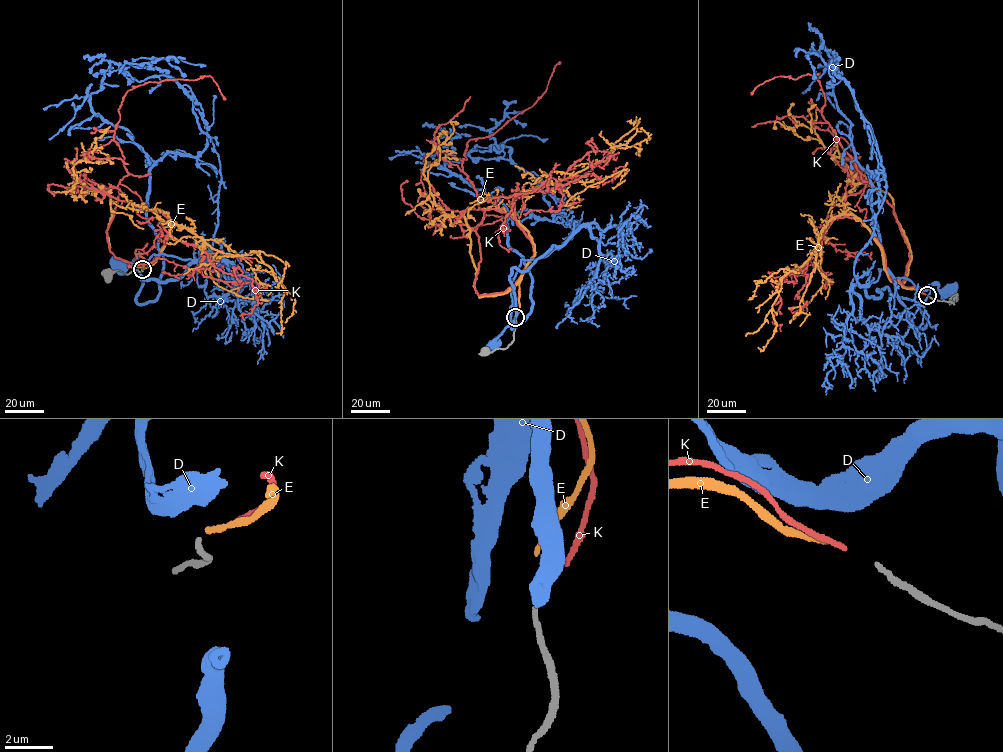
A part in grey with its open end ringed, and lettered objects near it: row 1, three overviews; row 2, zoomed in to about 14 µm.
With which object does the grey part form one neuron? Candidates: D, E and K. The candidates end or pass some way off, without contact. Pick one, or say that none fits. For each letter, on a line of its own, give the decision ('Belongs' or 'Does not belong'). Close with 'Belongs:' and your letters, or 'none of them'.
D: Does not belong
E: Belongs
K: Does not belong
Belongs: E

